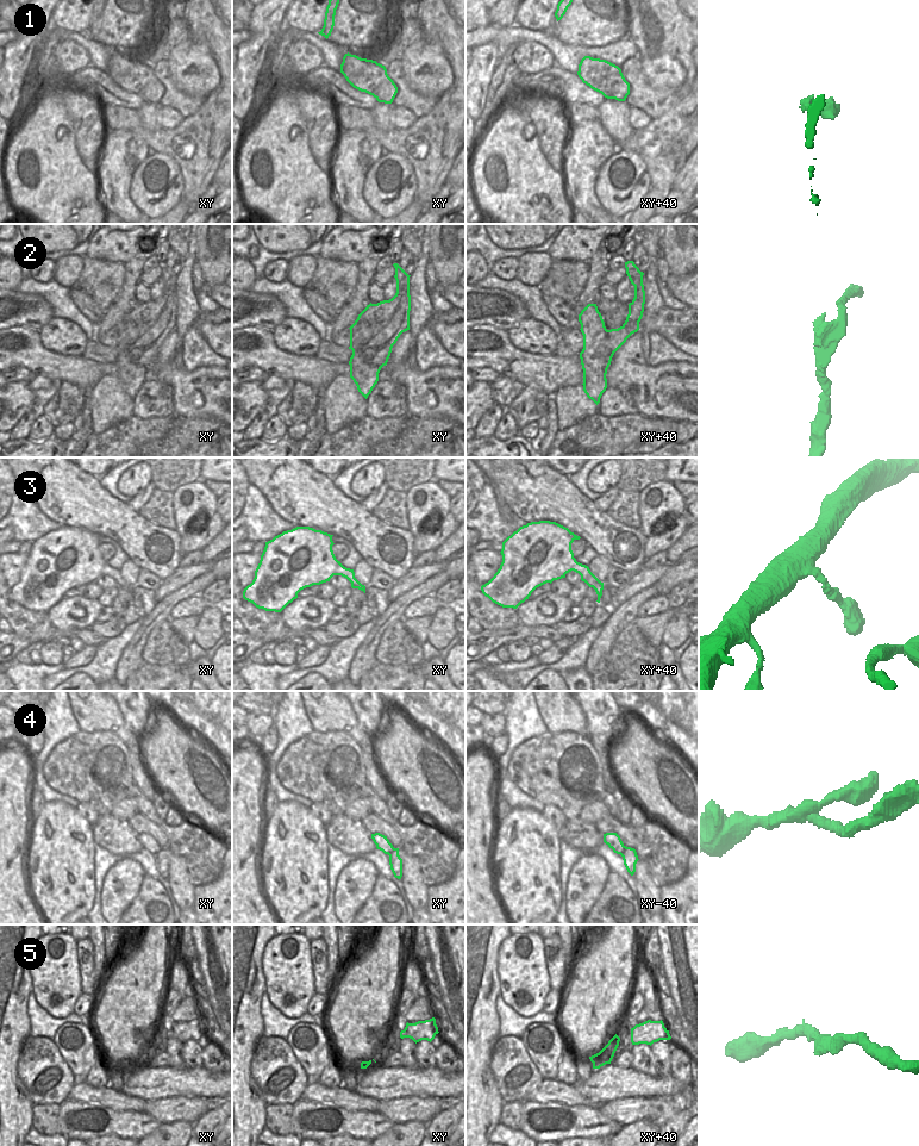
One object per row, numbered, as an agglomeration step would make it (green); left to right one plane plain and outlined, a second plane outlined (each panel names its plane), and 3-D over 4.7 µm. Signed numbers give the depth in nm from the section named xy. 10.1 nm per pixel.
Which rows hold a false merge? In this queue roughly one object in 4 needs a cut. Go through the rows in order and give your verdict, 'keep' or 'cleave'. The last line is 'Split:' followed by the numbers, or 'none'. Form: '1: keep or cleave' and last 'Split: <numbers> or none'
1: keep
2: cleave
3: keep
4: keep
5: keep
Split: 2

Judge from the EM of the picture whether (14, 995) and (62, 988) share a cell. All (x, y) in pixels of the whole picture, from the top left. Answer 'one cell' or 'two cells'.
two cells

